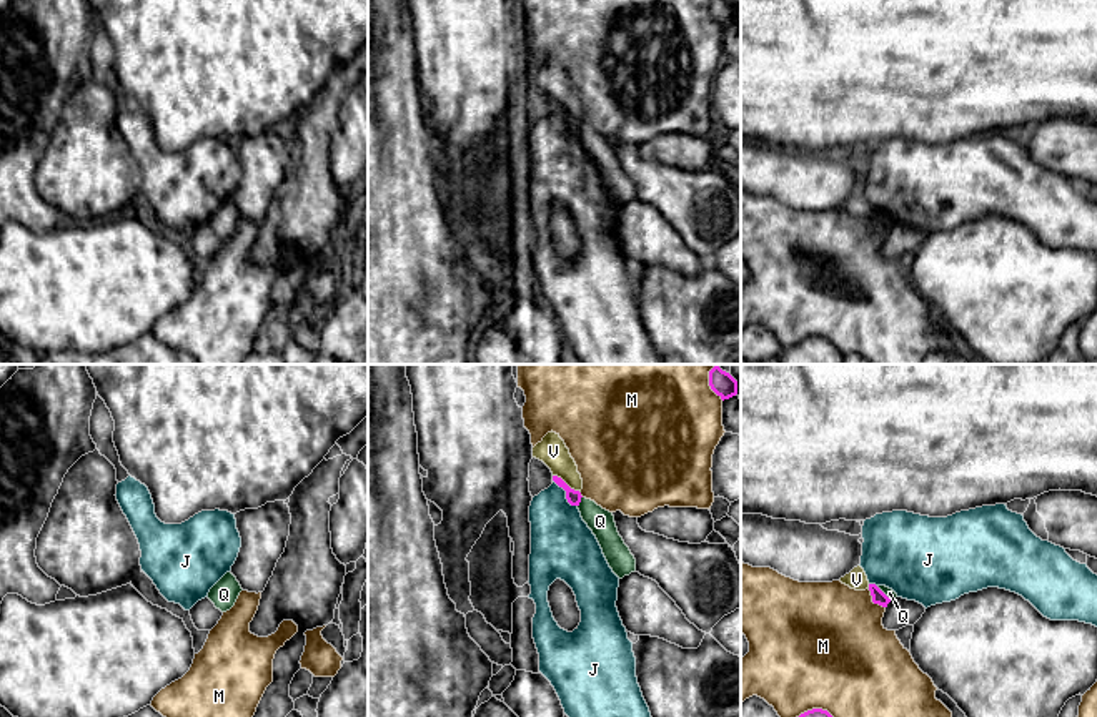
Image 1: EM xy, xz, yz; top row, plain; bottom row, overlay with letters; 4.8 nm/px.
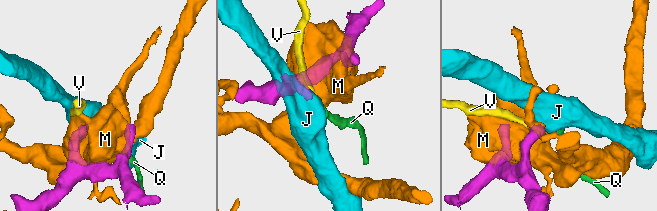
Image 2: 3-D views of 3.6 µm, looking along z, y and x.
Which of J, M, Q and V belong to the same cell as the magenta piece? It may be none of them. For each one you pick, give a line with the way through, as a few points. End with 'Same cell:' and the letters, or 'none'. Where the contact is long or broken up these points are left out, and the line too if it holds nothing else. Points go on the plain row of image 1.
Same cell: none

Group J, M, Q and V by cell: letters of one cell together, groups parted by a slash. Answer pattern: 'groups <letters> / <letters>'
groups J / M / Q V

